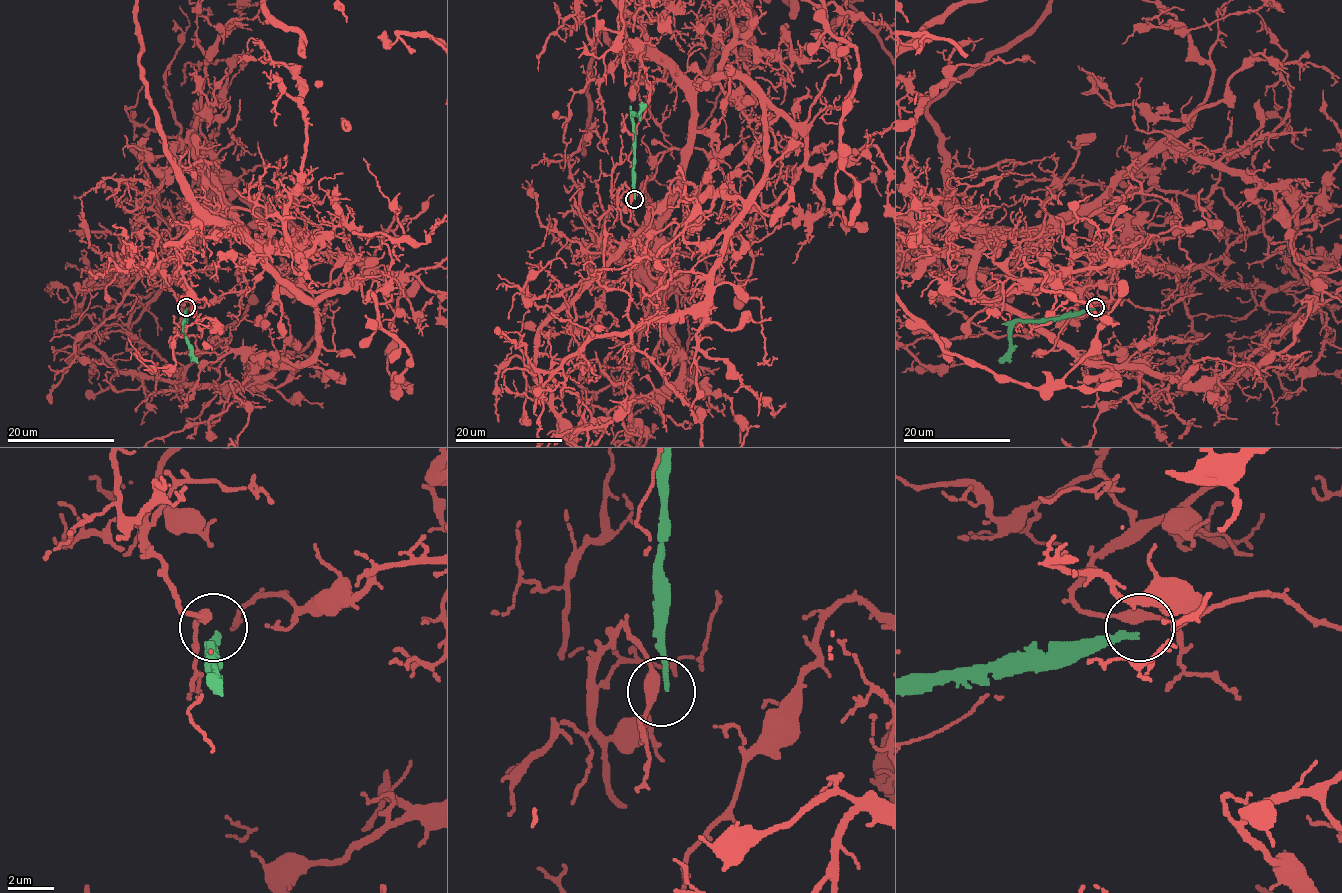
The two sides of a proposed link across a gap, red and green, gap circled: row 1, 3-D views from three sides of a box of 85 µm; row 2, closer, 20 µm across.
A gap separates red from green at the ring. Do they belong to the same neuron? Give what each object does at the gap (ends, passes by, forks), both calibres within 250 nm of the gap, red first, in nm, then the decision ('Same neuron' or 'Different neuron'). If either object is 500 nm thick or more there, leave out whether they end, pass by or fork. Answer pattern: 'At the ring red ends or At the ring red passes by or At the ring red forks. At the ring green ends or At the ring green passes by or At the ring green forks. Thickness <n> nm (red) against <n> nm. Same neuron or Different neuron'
At the ring red passes by. At the ring green ends. Thickness 420 nm (red) against 200 nm. Different neuron

